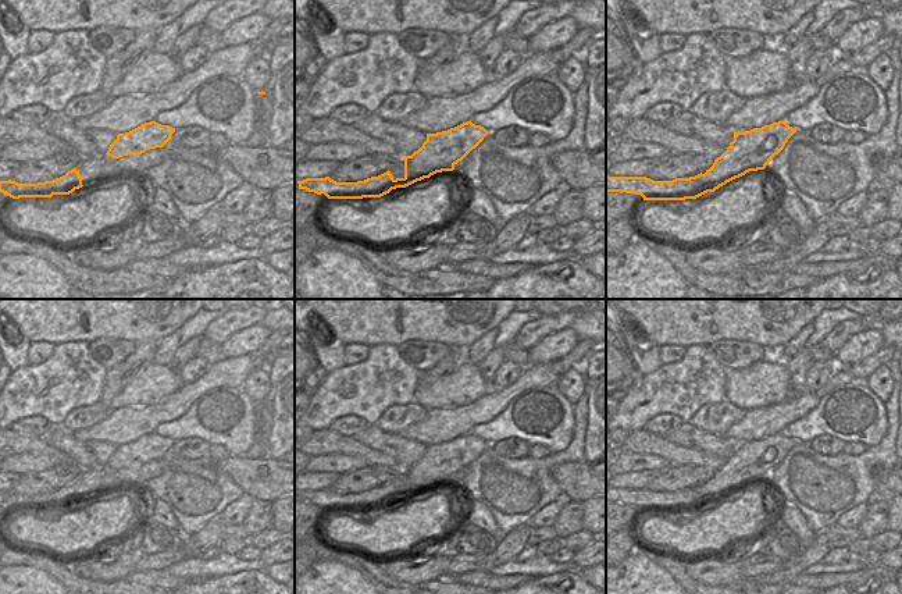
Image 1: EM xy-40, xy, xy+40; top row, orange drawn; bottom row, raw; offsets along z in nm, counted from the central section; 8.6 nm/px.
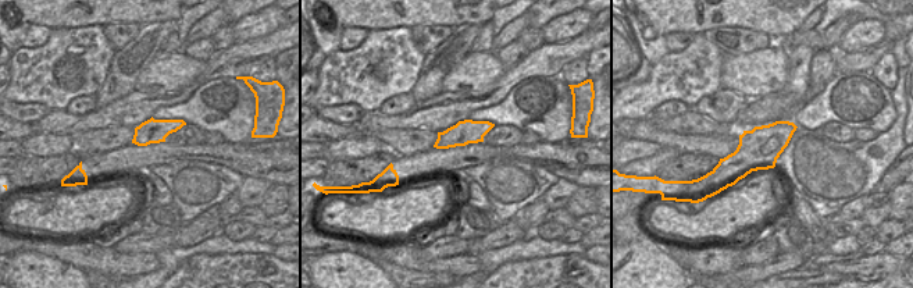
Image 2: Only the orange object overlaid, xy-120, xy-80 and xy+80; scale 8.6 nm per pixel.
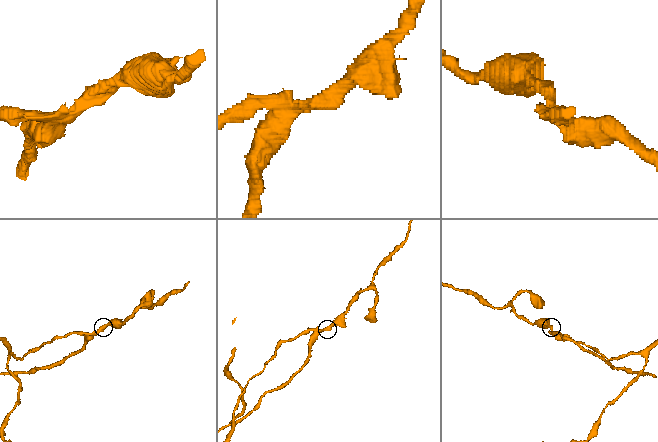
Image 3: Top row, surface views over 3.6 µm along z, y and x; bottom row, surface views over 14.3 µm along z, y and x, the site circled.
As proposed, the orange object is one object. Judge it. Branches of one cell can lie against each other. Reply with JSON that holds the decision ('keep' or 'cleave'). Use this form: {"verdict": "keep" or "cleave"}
{"verdict": "cleave"}

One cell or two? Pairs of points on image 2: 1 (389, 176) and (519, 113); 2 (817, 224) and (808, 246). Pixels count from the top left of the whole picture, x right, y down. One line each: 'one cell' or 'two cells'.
1: two cells
2: two cells

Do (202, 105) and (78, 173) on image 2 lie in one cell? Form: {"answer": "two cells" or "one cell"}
{"answer": "two cells"}

